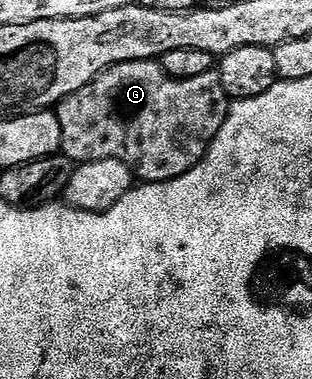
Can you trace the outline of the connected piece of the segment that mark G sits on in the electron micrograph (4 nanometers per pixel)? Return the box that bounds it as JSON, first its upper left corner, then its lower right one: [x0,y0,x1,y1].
[57,60,229,182]

